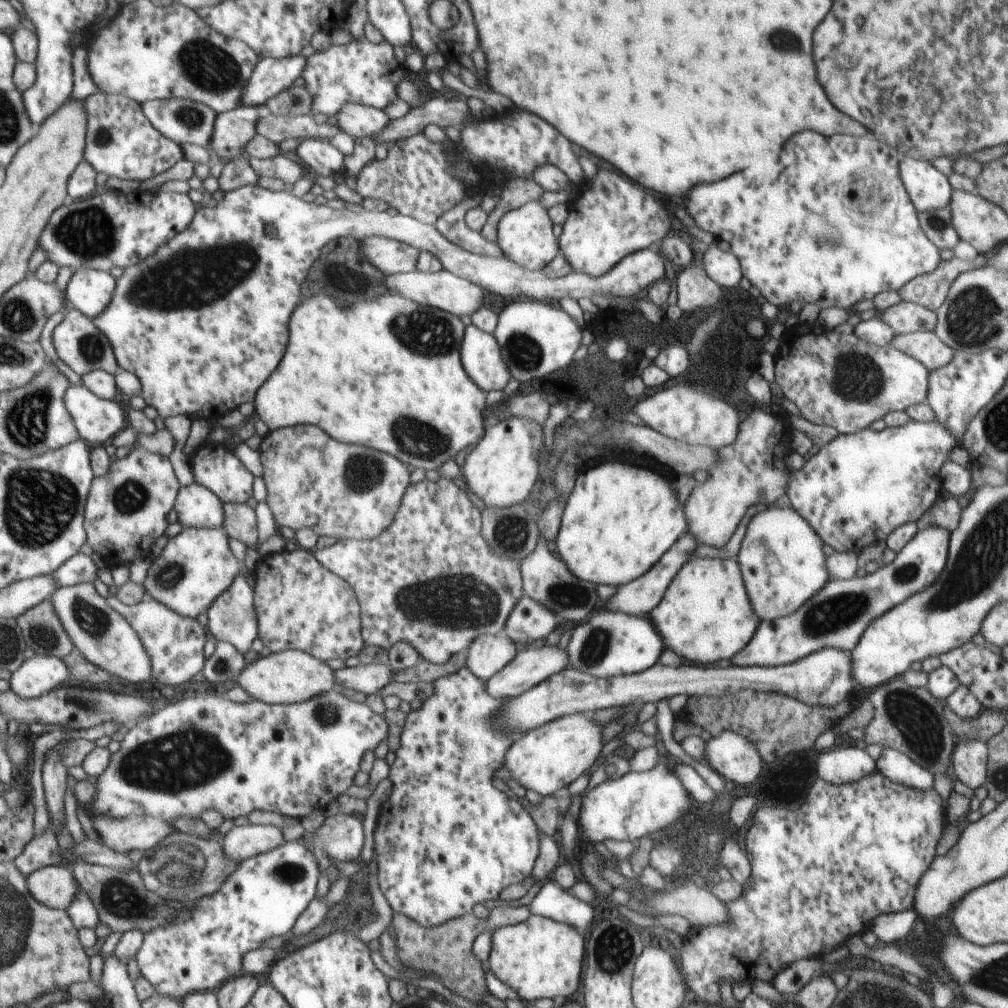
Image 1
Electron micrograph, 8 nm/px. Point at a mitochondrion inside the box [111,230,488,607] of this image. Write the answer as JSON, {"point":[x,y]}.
{"point":[192,278]}

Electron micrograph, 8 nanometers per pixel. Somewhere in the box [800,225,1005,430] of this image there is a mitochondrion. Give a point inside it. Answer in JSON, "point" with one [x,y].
{"point":[856,378]}

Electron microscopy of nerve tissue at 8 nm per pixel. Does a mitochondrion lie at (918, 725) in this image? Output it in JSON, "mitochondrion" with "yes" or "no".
{"mitochondrion":"yes"}

